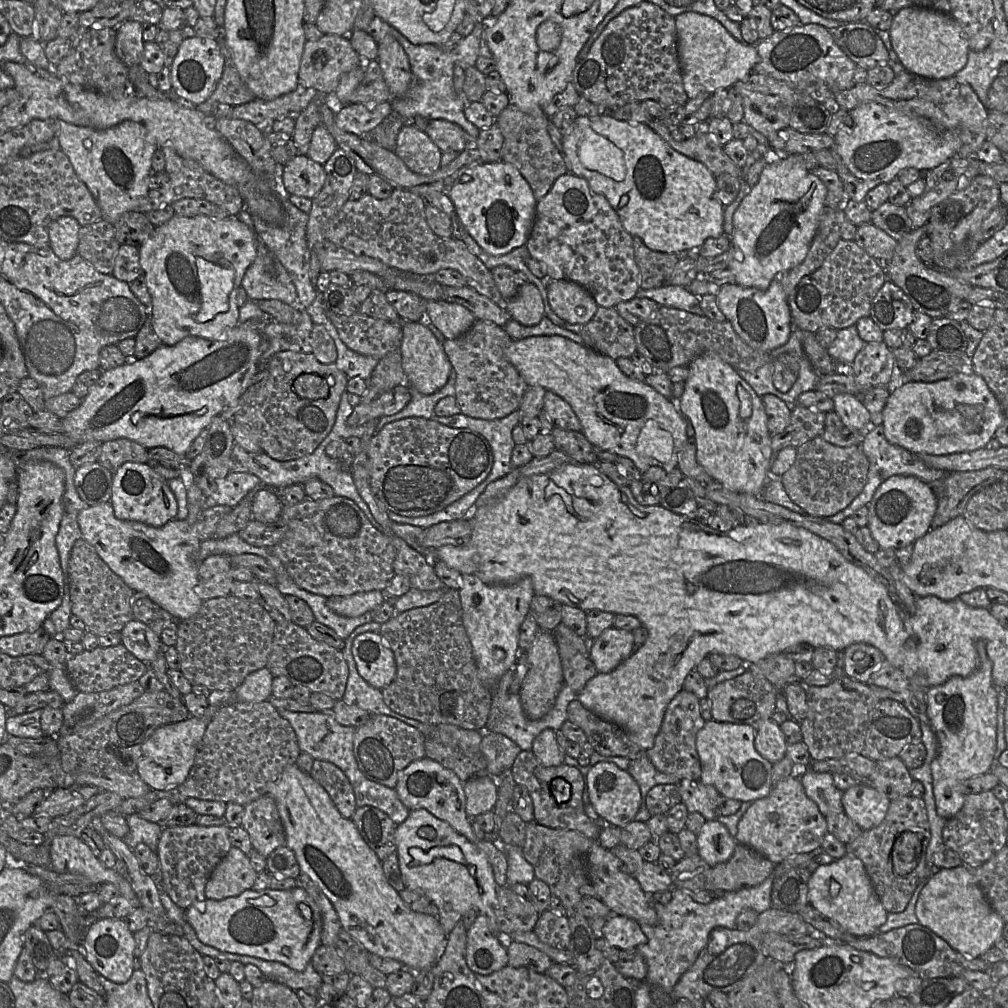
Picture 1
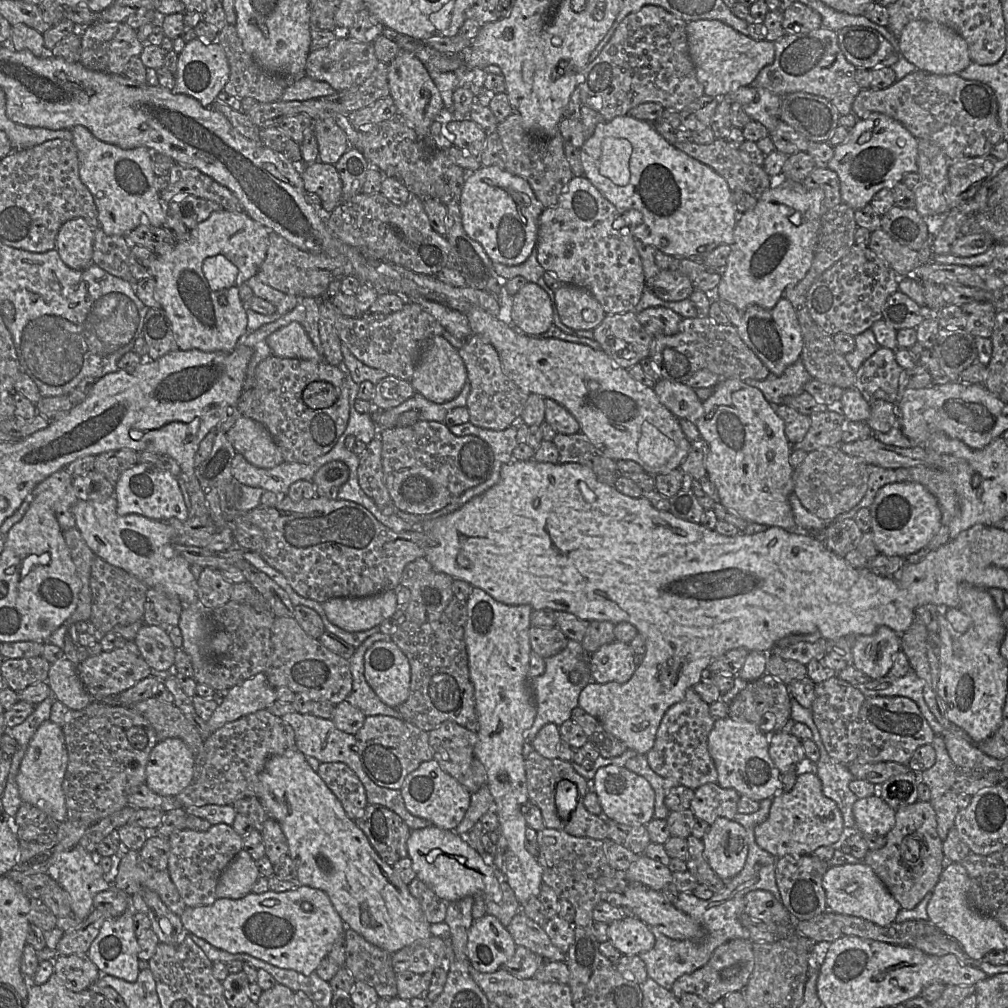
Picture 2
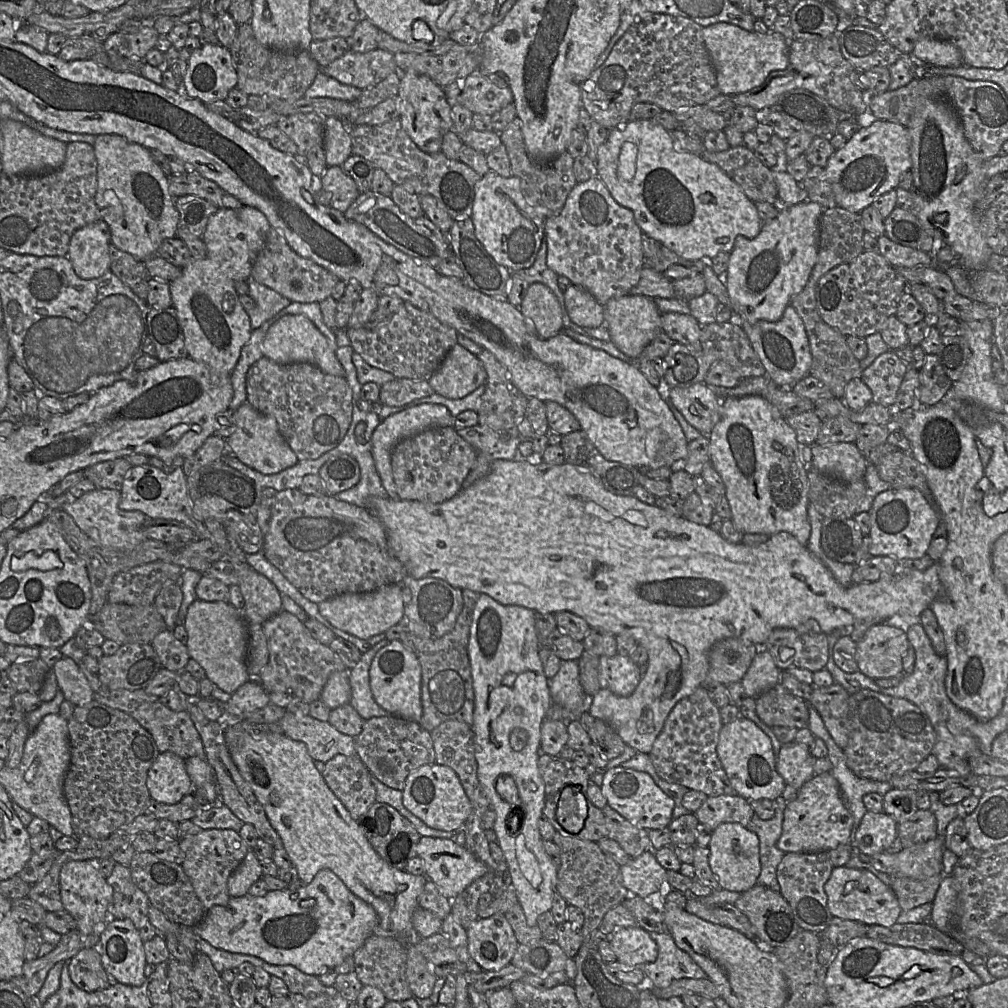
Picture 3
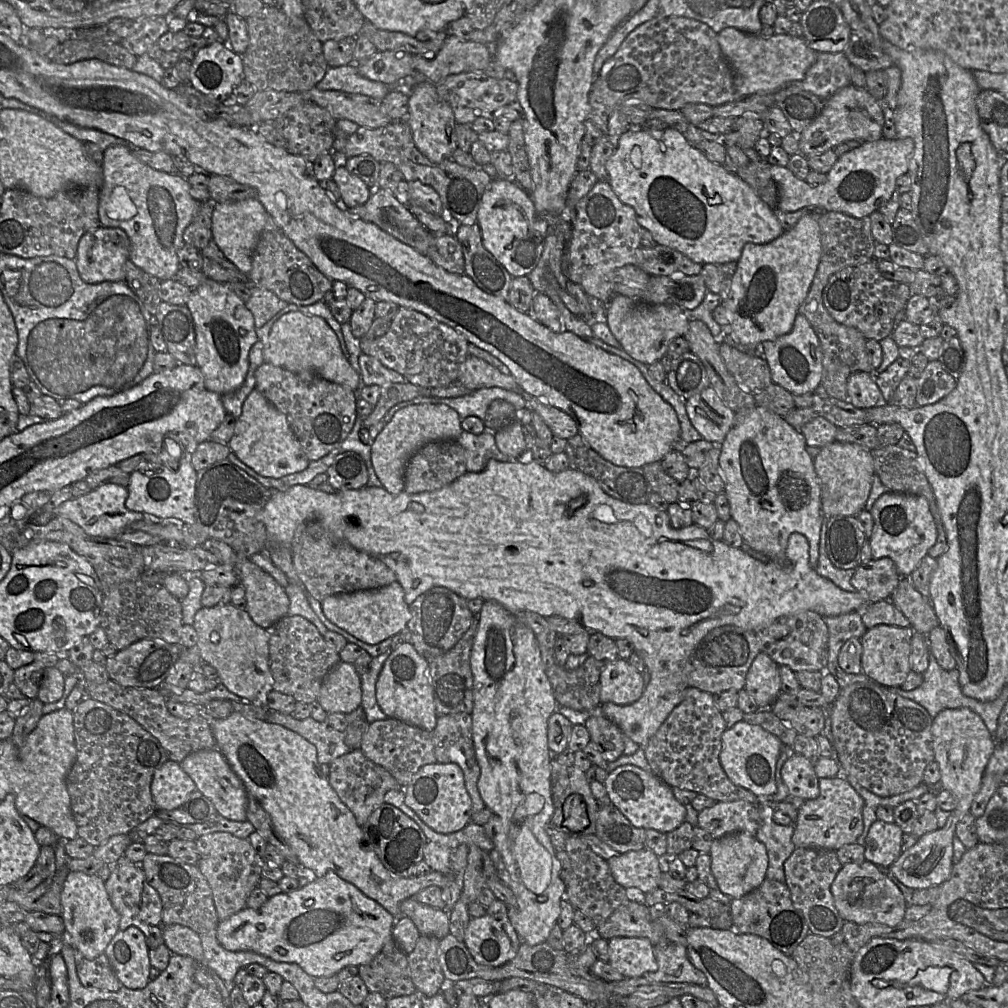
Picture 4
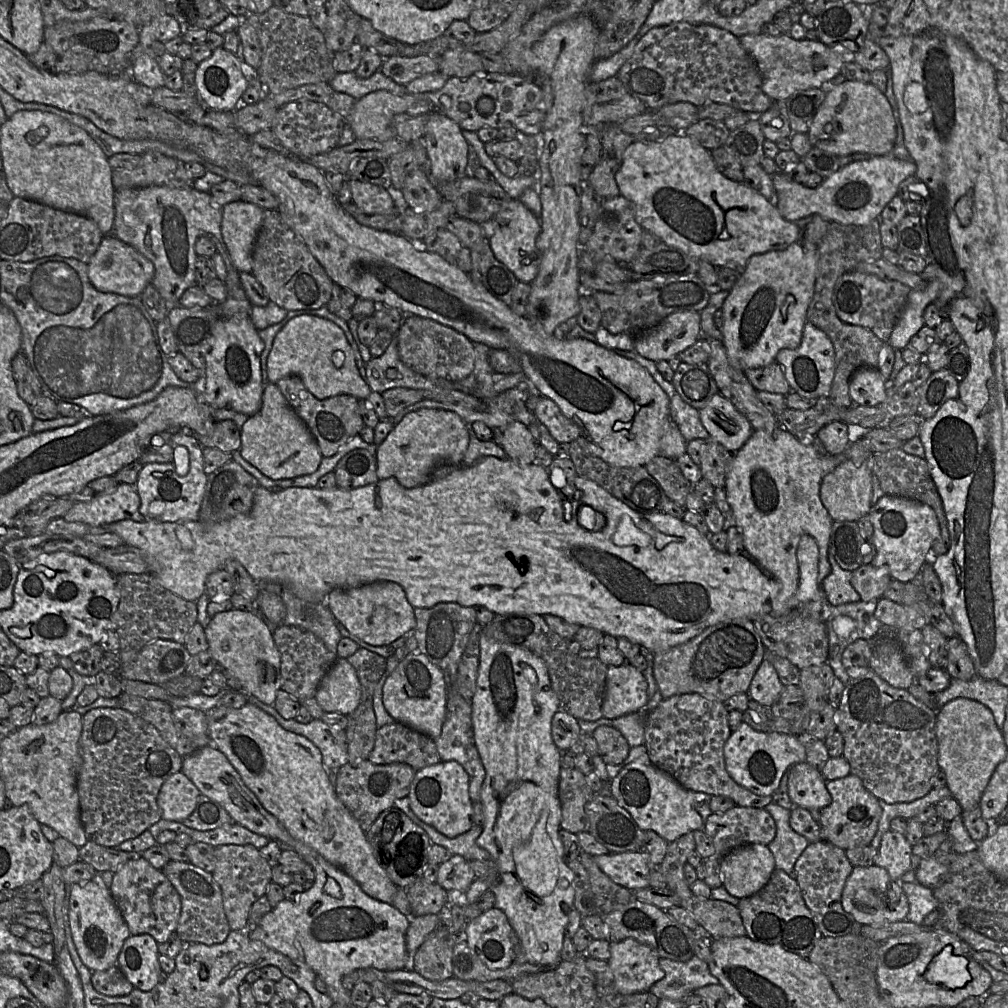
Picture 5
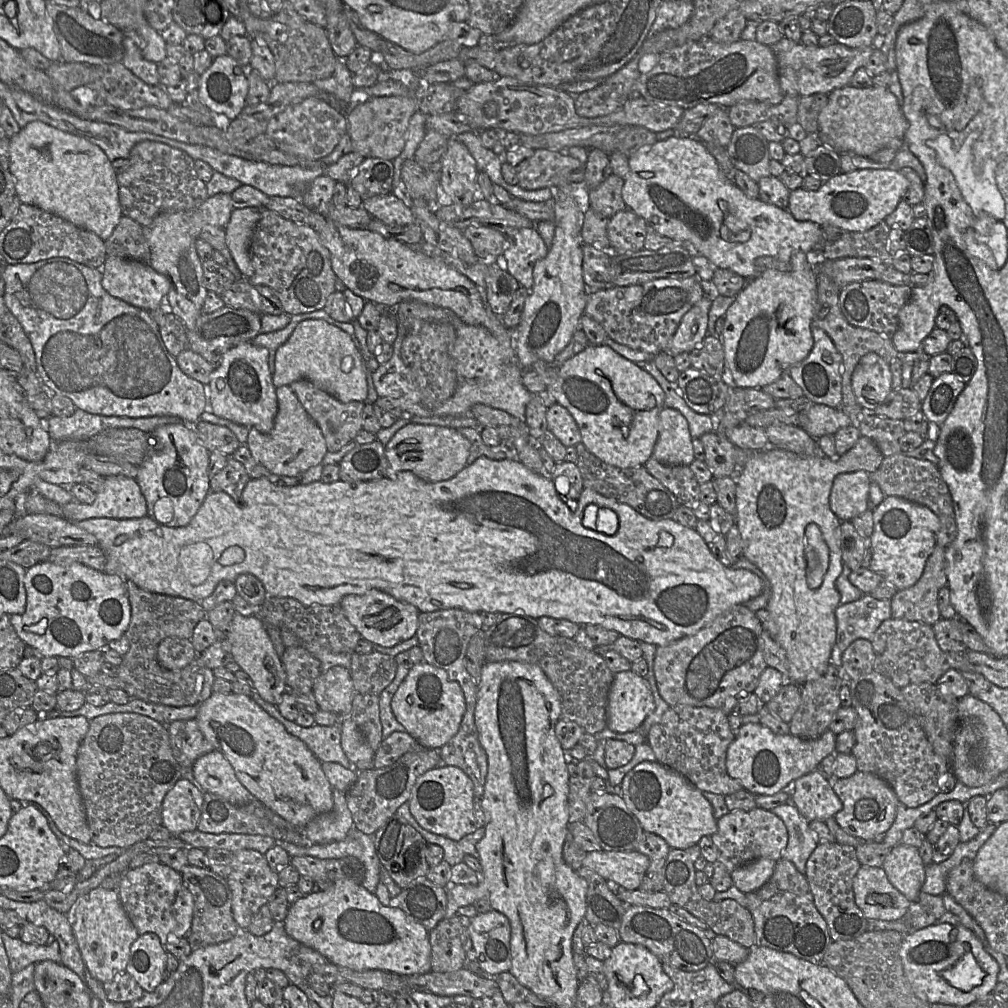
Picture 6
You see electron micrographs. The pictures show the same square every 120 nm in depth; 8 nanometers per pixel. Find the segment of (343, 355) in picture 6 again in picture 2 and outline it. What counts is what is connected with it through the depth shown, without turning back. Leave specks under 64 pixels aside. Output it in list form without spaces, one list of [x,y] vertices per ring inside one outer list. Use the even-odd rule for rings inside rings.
[[[297,322],[276,330],[266,338],[272,355],[281,358],[323,361],[303,327]]]

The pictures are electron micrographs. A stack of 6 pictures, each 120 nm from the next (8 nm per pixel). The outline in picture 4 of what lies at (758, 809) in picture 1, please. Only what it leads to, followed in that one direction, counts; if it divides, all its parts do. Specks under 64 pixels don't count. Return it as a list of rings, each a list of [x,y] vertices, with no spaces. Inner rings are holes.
[[[843,777],[820,778],[820,794],[816,799],[805,800],[798,808],[792,841],[796,848],[838,850],[855,843],[863,833],[864,800]]]

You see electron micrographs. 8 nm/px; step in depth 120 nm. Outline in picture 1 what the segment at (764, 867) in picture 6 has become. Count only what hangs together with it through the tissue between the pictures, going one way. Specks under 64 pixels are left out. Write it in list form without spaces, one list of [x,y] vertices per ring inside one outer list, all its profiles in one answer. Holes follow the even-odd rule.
[[[706,820],[697,834],[698,854],[711,866],[727,862],[737,844],[735,837],[717,820]]]

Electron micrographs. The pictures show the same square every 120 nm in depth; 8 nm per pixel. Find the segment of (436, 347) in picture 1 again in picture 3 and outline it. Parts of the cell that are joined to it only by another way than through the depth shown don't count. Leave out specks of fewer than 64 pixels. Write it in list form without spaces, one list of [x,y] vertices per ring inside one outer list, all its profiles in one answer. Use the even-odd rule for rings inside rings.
[[[454,345],[429,378],[434,392],[448,399],[461,399],[485,384],[487,373],[476,355]]]

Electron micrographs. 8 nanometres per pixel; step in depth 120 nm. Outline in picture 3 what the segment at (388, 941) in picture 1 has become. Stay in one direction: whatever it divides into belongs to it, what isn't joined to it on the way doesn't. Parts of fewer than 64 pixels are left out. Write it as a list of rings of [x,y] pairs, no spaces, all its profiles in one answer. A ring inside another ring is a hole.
[[[258,732],[239,749],[231,749],[230,754],[281,837],[299,880],[307,885],[319,871],[331,870],[353,894],[375,909],[378,924],[374,935],[398,938],[406,945],[413,943],[416,934],[412,914],[428,878],[393,868],[376,853],[315,767],[306,744],[285,734]]]

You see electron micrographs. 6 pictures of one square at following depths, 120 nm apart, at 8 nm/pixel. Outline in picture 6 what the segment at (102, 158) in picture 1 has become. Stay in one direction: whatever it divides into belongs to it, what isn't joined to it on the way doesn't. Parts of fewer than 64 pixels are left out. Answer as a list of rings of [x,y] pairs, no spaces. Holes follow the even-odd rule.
[[[219,193],[209,197],[196,209],[162,212],[149,225],[144,226],[144,234],[150,247],[149,266],[165,276],[170,282],[170,290],[167,294],[165,305],[167,312],[171,311],[179,317],[187,330],[193,329],[197,318],[203,314],[202,306],[208,293],[208,290],[203,284],[202,260],[196,251],[196,240],[199,238],[199,234],[205,226],[225,228],[234,209],[231,194]]]

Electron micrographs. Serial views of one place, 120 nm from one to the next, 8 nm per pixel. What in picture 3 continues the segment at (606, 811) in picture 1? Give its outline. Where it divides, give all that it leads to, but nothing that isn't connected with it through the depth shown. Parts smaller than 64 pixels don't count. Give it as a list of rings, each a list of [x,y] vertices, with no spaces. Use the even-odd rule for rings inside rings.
[[[616,766],[605,771],[601,790],[607,805],[632,825],[646,830],[668,827],[673,820],[674,800],[667,796],[643,771]]]

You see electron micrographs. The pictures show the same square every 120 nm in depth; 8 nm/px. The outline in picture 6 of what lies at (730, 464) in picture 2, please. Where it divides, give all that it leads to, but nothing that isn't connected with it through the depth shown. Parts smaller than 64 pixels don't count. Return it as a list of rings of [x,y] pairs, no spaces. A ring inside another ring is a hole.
[[[860,436],[856,444],[845,454],[827,457],[817,454],[798,456],[792,452],[774,446],[757,450],[744,465],[740,476],[736,479],[736,515],[741,539],[743,556],[752,562],[765,575],[770,595],[766,609],[776,623],[778,633],[775,641],[785,650],[789,661],[789,680],[799,686],[805,682],[823,676],[831,663],[831,652],[836,641],[837,621],[835,610],[840,605],[840,593],[836,588],[836,580],[840,576],[844,562],[839,546],[841,520],[831,510],[829,499],[835,477],[844,472],[859,470],[872,473],[876,471],[884,459],[877,445],[868,437]],[[809,523],[816,523],[830,550],[830,561],[823,582],[818,589],[810,589],[807,585],[807,561],[805,557],[805,528]]]

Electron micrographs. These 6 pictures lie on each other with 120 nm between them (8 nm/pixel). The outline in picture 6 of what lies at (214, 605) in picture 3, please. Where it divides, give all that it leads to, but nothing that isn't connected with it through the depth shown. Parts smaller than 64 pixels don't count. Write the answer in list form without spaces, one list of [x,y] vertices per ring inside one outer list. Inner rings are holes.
[[[236,612],[228,630],[220,637],[229,642],[233,661],[251,677],[254,689],[264,700],[278,706],[287,691],[286,672],[264,623],[255,616],[243,616]]]

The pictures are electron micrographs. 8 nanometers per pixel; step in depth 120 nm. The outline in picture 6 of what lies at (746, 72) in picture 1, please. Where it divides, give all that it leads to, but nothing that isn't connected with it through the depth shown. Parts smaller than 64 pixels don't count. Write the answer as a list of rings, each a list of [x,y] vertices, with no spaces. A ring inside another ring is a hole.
[[[786,37],[770,46],[778,67],[778,77],[782,92],[785,95],[808,96],[811,94],[830,94],[832,91],[850,85],[854,73],[865,67],[874,49],[872,45],[862,48],[849,48],[834,44],[827,47],[808,46],[796,43]]]

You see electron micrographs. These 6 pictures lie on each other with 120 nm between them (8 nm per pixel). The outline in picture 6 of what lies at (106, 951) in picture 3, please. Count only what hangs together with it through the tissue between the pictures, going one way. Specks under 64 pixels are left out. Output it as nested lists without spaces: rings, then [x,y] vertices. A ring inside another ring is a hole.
[[[153,932],[139,935],[130,947],[125,972],[146,992],[152,992],[161,983],[166,971],[167,951]]]

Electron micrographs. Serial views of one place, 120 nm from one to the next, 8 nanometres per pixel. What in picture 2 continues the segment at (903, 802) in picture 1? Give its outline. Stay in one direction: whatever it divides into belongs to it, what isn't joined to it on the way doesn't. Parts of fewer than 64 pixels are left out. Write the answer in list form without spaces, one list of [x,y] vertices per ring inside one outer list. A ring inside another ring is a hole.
[[[918,800],[898,809],[895,813],[895,825],[885,837],[885,845],[878,850],[869,850],[863,862],[875,872],[900,908],[911,910],[927,893],[932,892],[943,871],[943,841],[937,832],[934,808],[929,802]],[[907,836],[920,841],[920,857],[915,865],[908,865],[902,858],[901,844]]]

